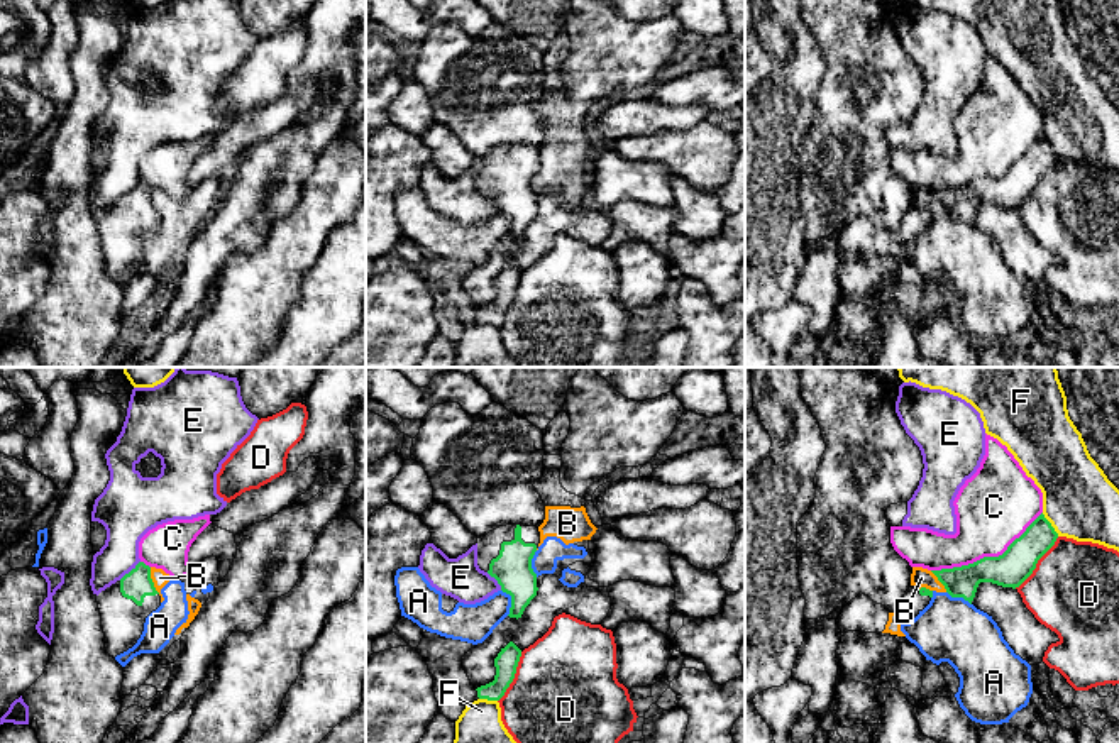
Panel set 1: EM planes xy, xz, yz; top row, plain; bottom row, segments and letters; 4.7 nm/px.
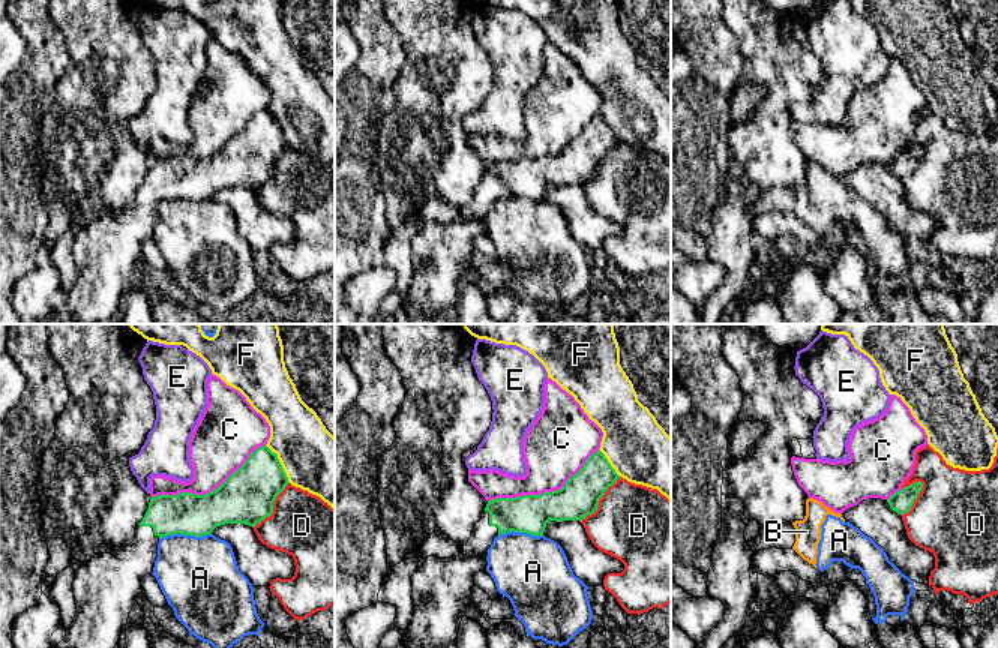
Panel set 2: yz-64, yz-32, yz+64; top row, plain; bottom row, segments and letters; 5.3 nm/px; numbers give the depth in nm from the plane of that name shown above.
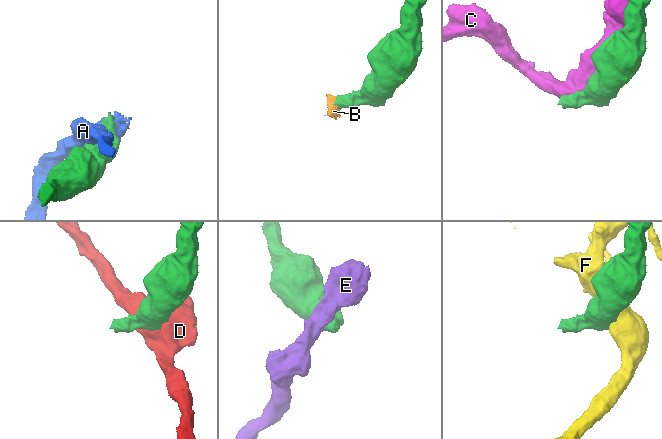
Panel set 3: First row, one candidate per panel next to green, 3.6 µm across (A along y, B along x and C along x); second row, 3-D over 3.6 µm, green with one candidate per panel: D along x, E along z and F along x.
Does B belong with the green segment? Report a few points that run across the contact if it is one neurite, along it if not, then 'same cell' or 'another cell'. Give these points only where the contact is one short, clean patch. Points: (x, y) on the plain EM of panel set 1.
line xy (149, 188), (149, 198), (159, 214); another cell

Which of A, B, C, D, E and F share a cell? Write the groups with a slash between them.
A B / C / D / E / F

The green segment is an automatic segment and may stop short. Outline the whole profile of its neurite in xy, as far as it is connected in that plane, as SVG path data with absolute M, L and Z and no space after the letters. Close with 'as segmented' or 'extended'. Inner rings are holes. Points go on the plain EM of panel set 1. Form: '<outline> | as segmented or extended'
M139 183L120 201L96 217L105 269L117 278L132 269L144 252L146 239L161 227L151 188Z | extended

